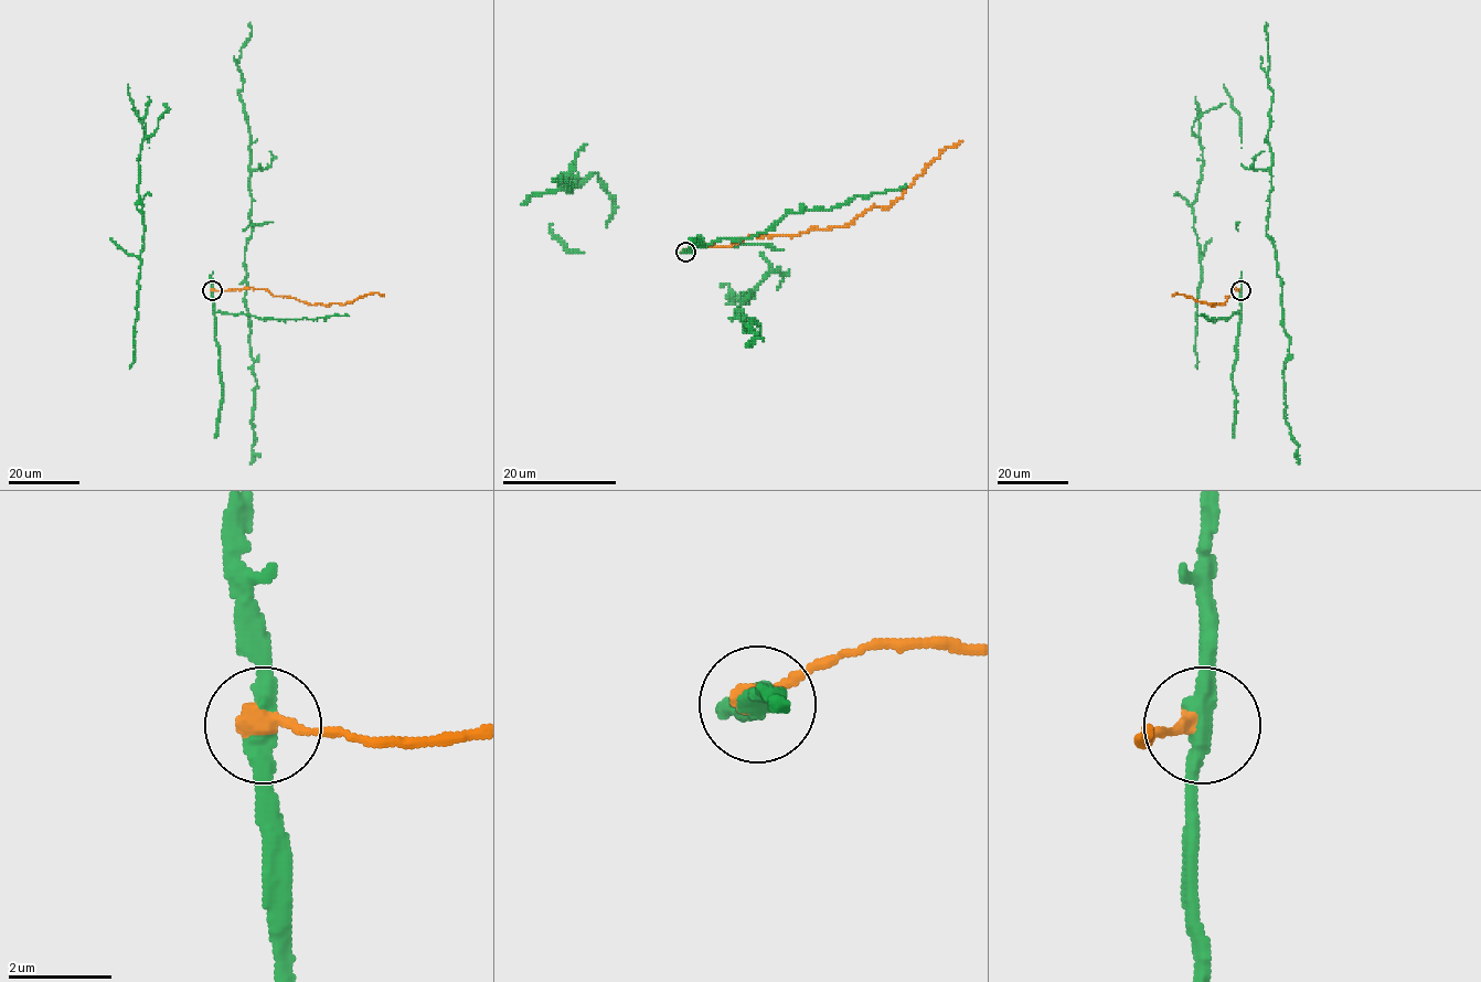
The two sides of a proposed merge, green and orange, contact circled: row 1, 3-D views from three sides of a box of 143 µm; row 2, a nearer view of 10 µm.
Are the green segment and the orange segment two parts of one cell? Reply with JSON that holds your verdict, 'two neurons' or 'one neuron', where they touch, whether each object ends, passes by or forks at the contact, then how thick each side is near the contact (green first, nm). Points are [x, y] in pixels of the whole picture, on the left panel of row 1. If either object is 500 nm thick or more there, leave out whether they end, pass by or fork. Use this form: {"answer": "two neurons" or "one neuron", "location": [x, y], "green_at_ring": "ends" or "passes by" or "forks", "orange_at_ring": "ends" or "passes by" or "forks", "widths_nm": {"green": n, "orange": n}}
{"answer": "two neurons", "location": [212, 290], "green_at_ring": "passes by", "orange_at_ring": "ends", "widths_nm": {"green": 360, "orange": 440}}

